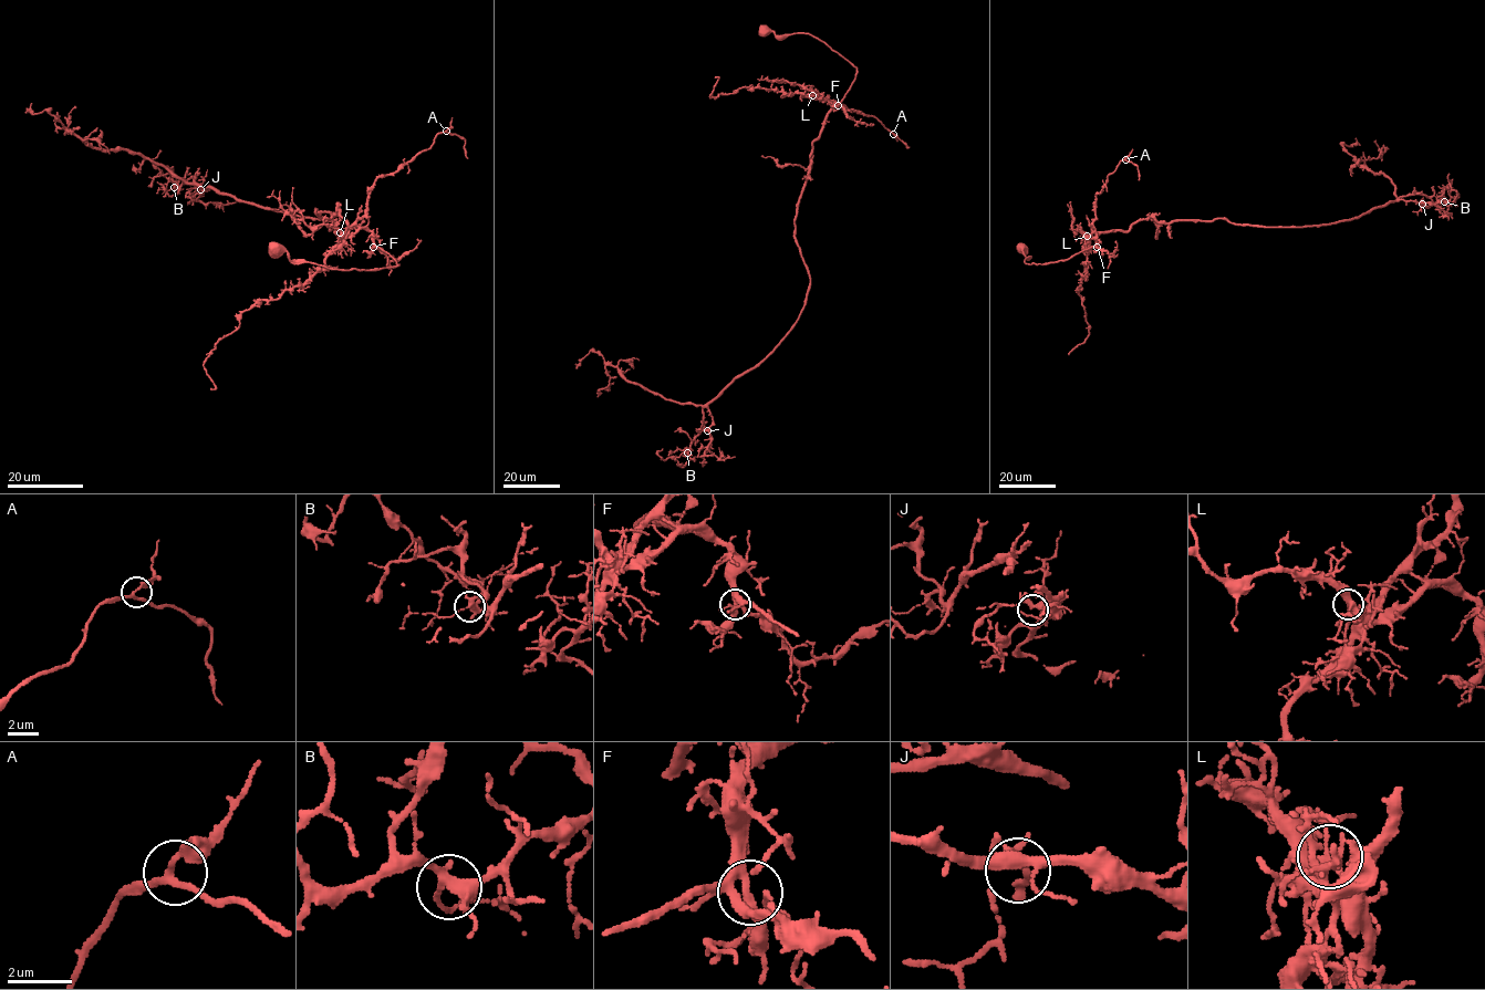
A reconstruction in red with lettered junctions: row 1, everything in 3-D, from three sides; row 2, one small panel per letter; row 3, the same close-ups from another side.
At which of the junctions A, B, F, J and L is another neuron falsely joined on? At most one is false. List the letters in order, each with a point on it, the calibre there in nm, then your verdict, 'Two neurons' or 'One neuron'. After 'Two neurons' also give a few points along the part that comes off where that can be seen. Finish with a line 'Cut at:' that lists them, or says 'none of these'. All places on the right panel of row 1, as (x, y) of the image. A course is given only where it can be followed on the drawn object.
A: Place: (1125, 159). Thickness 190 nm. One neuron
B: Place: (1444, 201). Thickness 320 nm. One neuron
F: Place: (1097, 247). Thickness 280 nm. One neuron
J: Place: (1422, 204). Thickness 320 nm. One neuron
L: Place: (1087, 236). Thickness 180 nm. Two neurons. Course of the part to remove: (1087, 236), (1087, 260), (1079, 293), (1086, 313), (1088, 337), (1069, 353)
Cut at: L

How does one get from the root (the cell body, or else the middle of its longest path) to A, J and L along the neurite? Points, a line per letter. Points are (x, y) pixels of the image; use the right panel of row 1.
A: (1021, 250), (1025, 263), (1047, 264), (1093, 247), (1096, 195), (1125, 159)
J: (1021, 250), (1025, 263), (1058, 262), (1150, 217), (1304, 227), (1400, 199), (1422, 204)
L: (1021, 250), (1027, 258), (1025, 263), (1058, 262), (1093, 247), (1097, 235), (1093, 232), (1087, 236)

